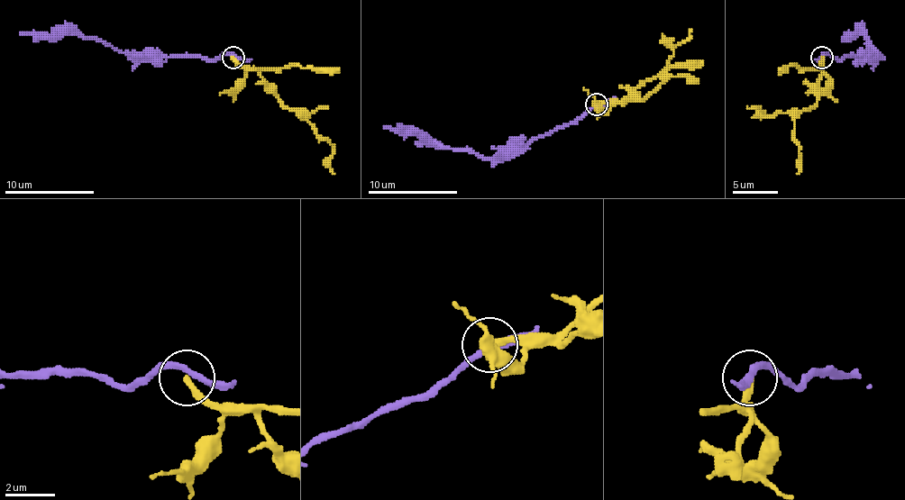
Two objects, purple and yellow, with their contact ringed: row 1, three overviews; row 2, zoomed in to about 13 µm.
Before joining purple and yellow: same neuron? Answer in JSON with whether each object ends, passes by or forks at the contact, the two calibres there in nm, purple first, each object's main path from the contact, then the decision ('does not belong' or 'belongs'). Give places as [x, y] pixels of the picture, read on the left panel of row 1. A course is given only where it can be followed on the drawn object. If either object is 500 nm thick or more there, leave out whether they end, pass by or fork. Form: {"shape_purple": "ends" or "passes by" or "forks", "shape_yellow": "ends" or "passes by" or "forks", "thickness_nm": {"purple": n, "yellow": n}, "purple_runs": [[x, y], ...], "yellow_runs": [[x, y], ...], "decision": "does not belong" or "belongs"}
{"shape_purple": "passes by", "shape_yellow": "ends", "thickness_nm": {"purple": 240, "yellow": 280}, "purple_runs": [[233, 57], [141, 57], [119, 52], [101, 41], [76, 34], [20, 32]], "yellow_runs": [[233, 57], [244, 68], [253, 68], [278, 99], [306, 120], [333, 147], [330, 169], [334, 174]], "decision": "does not belong"}

